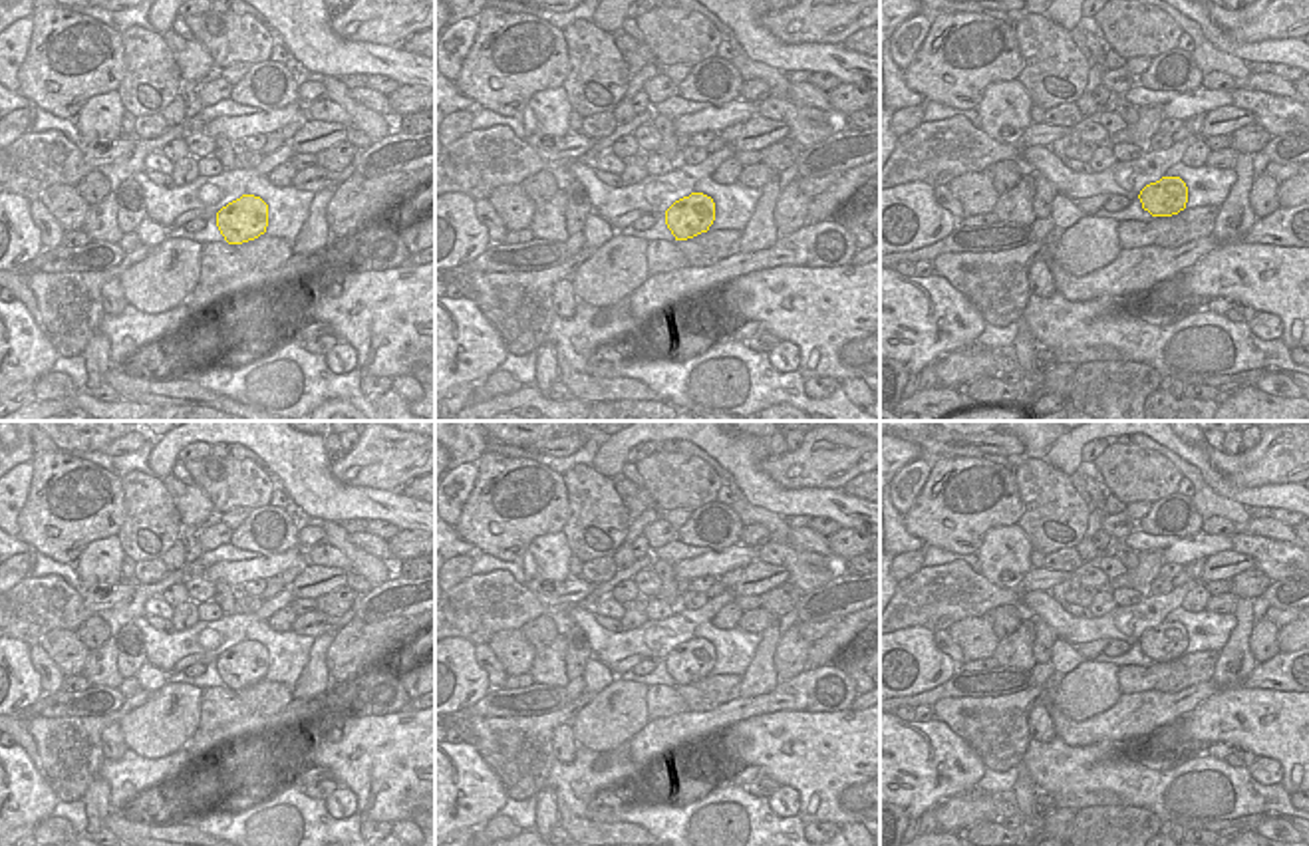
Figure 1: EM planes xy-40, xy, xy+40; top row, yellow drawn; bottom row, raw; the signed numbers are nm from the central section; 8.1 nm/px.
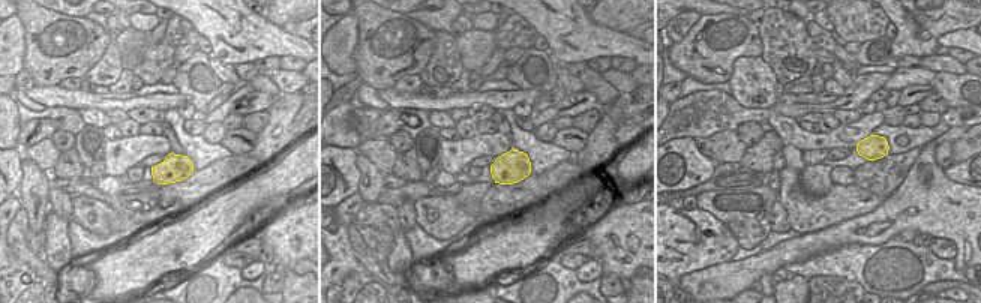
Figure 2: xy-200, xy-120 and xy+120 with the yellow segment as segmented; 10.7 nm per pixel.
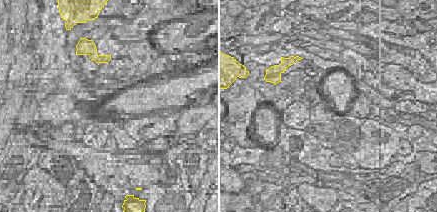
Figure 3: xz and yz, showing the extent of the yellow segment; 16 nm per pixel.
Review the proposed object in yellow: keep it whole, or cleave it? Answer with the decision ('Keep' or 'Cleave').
Keep.

